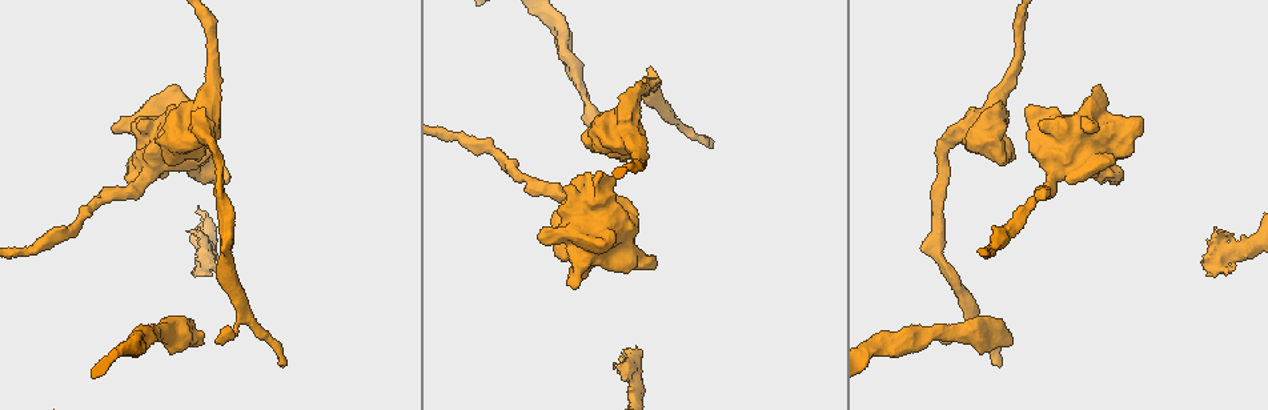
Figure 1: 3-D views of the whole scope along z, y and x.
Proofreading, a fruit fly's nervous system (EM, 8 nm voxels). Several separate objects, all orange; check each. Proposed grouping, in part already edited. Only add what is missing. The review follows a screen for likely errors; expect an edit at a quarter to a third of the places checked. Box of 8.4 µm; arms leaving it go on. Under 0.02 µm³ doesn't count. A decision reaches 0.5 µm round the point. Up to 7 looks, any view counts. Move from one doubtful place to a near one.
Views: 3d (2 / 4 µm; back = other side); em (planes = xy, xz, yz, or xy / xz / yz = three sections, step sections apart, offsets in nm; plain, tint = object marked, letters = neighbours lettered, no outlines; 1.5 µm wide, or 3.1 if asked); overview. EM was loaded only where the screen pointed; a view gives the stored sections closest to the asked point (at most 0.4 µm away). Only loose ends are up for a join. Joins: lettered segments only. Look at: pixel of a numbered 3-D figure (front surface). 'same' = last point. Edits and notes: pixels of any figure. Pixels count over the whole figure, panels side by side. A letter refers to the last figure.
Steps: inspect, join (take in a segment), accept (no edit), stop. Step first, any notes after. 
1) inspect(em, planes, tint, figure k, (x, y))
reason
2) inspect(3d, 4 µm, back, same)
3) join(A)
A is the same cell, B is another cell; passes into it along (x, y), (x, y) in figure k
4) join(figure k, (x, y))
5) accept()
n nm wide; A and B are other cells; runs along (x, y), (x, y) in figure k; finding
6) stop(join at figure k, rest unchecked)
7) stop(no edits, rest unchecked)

inspect(em, xz, step 8, tint, figure 1, (285, 364))
free end

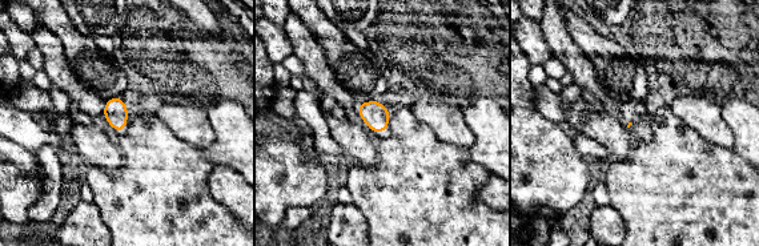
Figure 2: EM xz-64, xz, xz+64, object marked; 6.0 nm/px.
inspect(em, xy, step 4, letters, same)
cut it another way

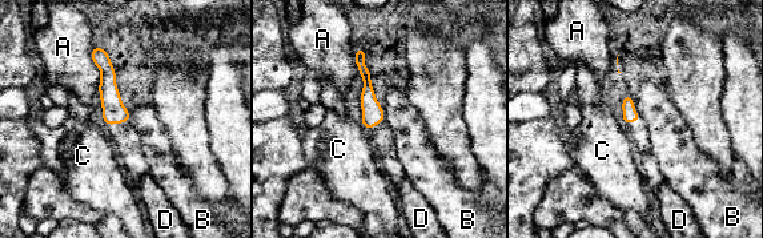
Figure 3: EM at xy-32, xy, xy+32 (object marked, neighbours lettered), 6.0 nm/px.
accept()
90 nm wide; A touches over 280 nm; A, B, C and D are other cells; no lettered segment goes on from it

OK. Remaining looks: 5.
inspect(em, planes, letters, figure 1, (210, 274))
branch stops here

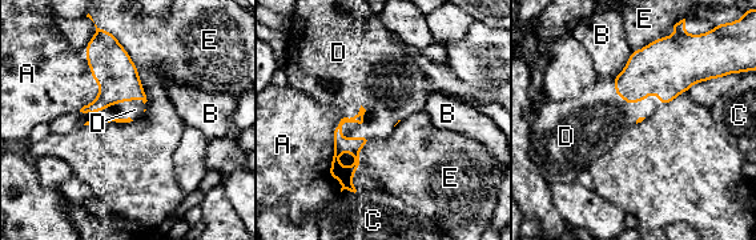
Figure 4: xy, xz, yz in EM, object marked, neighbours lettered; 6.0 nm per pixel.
join(D)
D is the same cell, A, B, C and E are other cells; the neuron continues

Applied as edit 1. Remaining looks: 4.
inspect(em, planes, letters, figure 1, (542, 242))
thick end

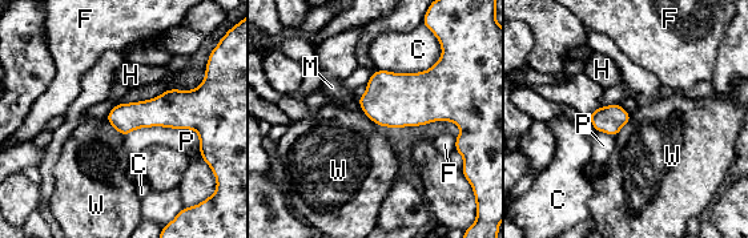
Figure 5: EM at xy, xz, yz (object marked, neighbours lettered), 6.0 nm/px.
accept()
C, F, H, M, P and W are other cells; border along (631, 115), (631, 118), (615, 137) in figure 5; no lettered segment goes on from it

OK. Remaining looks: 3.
stop(join at figure 4, rest unchecked)

